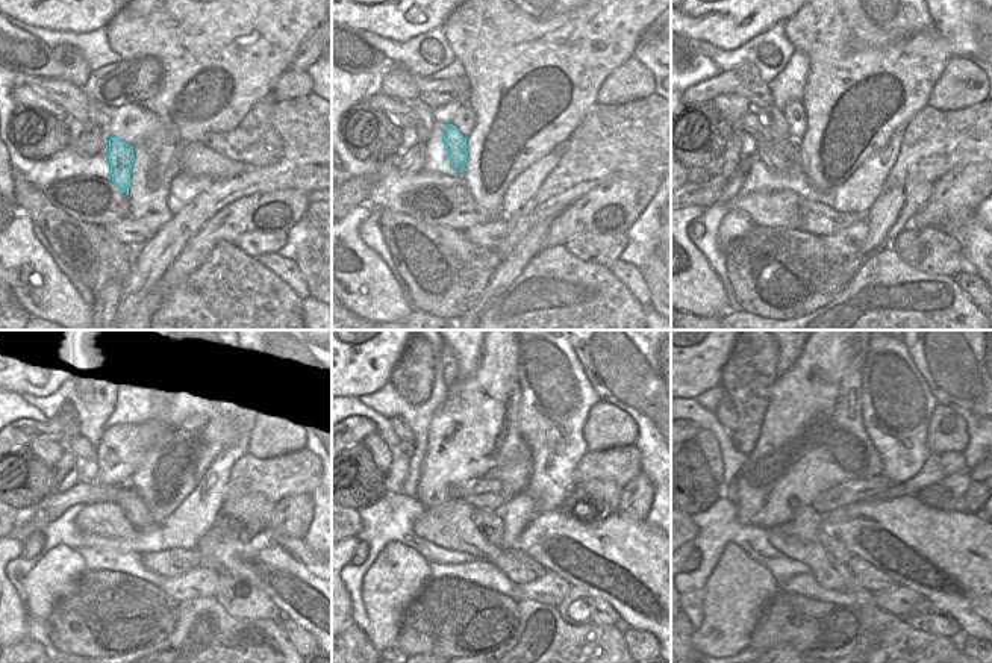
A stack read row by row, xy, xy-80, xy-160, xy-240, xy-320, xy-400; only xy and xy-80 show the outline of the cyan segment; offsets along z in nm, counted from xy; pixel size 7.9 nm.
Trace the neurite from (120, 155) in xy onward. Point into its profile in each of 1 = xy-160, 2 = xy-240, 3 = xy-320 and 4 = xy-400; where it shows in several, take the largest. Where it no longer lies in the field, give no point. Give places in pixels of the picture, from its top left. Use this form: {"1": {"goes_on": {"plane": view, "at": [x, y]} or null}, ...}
{"1": {"goes_on": {"plane": "xy-160", "at": [771, 117]}}, "2": {"goes_on": {"plane": "xy-240", "at": [81, 447]}}, "3": {"goes_on": {"plane": "xy-320", "at": [400, 427]}}, "4": {"goes_on": {"plane": "xy-400", "at": [726, 412]}}}

